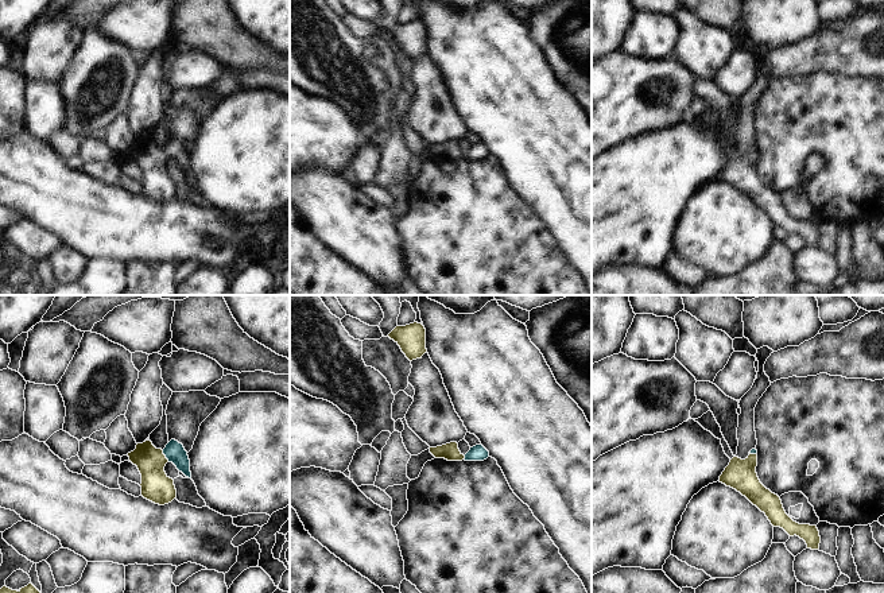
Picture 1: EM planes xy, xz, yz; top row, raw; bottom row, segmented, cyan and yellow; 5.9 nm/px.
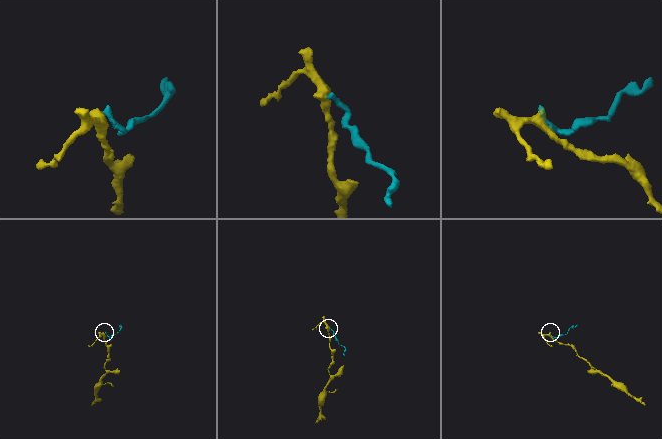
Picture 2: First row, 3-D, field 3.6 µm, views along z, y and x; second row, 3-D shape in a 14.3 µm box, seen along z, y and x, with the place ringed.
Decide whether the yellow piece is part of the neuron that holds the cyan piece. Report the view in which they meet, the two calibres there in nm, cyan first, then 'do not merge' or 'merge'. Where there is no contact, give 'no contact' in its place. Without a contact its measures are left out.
meets cyan in xy; 120 nm thick on the cyan side, 180 nm on the other; merge

